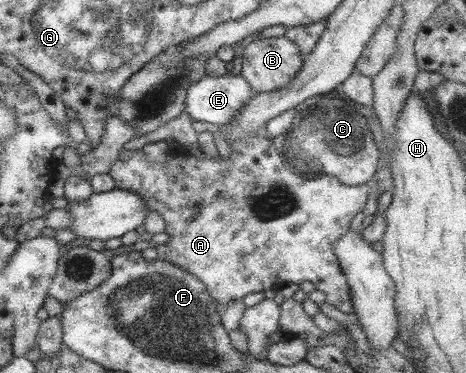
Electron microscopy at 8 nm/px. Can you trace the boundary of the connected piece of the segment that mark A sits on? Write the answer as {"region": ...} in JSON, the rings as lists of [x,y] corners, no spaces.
{"region":[[[266,124],[260,125],[254,133],[248,133],[246,137],[236,139],[236,141],[230,141],[230,139],[228,139],[228,136],[230,136],[226,135],[228,128],[232,127],[220,126],[219,128],[224,134],[224,137],[226,137],[231,149],[230,157],[226,160],[221,157],[221,161],[216,161],[208,157],[205,153],[202,153],[198,157],[192,155],[190,151],[182,147],[181,150],[170,151],[167,163],[158,163],[156,161],[150,161],[141,150],[128,151],[122,149],[119,153],[119,159],[112,164],[109,174],[110,177],[116,181],[116,188],[138,193],[148,209],[158,213],[164,218],[164,221],[167,222],[165,233],[170,235],[170,240],[168,240],[166,244],[156,246],[156,251],[158,252],[157,259],[172,263],[172,265],[176,265],[180,267],[180,269],[194,274],[194,277],[202,281],[206,287],[206,291],[210,293],[212,301],[218,304],[219,307],[221,307],[221,305],[230,305],[230,303],[234,303],[234,301],[238,301],[238,299],[244,299],[244,297],[250,295],[250,293],[276,289],[277,287],[289,283],[300,284],[303,281],[310,281],[310,283],[314,284],[315,289],[319,289],[326,294],[325,301],[330,303],[330,305],[334,305],[338,311],[342,311],[342,313],[354,313],[354,304],[352,304],[352,296],[350,296],[350,286],[348,286],[347,277],[342,271],[340,259],[338,259],[336,253],[334,253],[334,242],[336,242],[338,238],[342,238],[342,236],[350,230],[352,219],[365,209],[370,195],[371,183],[364,183],[364,185],[344,185],[333,174],[312,179],[304,178],[302,174],[296,174],[296,172],[293,172],[288,165],[286,165],[284,156],[278,153],[274,147],[273,141],[268,137]]]}

